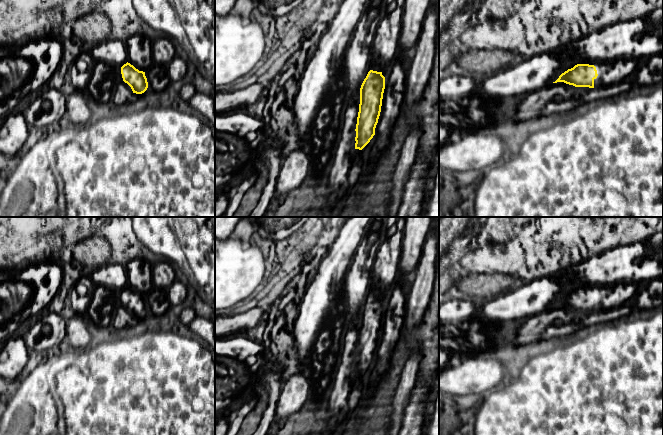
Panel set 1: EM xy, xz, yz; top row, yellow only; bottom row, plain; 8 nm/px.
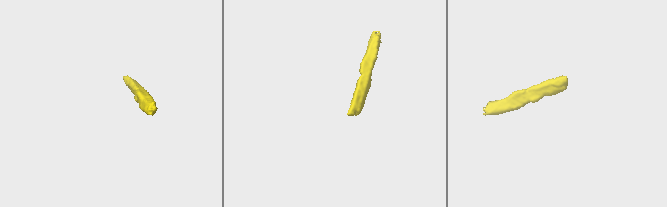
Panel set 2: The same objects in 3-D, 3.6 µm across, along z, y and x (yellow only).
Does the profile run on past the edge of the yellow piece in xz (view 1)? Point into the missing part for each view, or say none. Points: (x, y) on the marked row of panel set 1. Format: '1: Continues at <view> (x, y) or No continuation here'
1: No continuation here

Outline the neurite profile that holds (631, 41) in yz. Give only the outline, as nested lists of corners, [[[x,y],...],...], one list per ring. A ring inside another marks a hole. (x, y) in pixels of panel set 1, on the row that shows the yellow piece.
[[[645,17],[619,22],[576,42],[558,47],[554,51],[565,55],[574,65],[611,60],[640,62],[653,55],[663,54],[663,23],[654,25]]]

